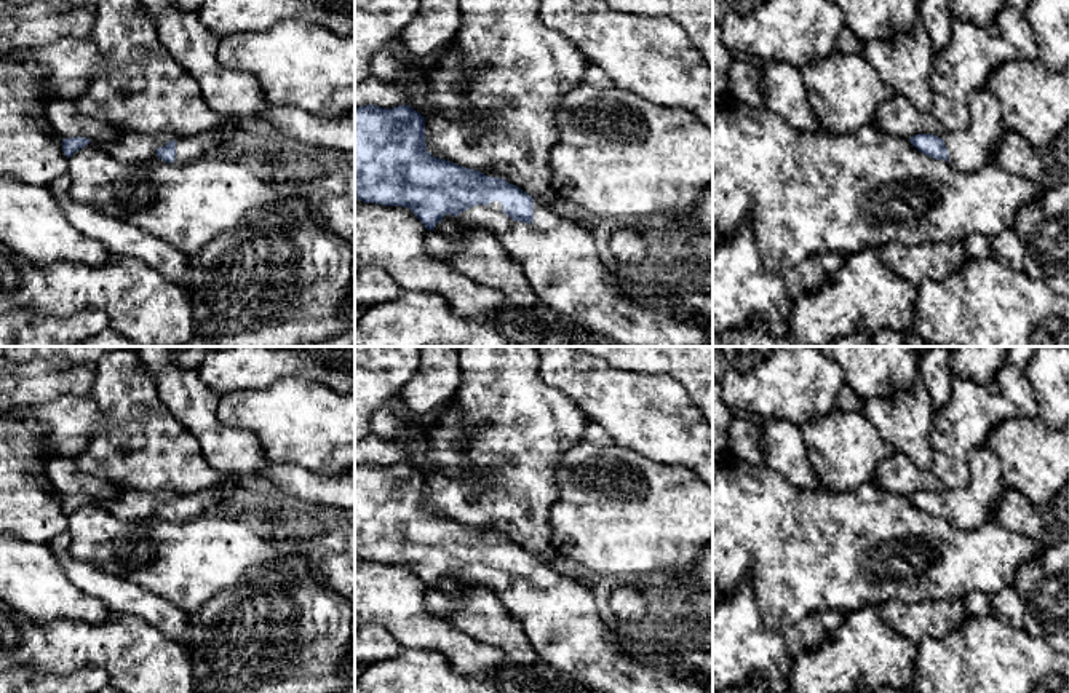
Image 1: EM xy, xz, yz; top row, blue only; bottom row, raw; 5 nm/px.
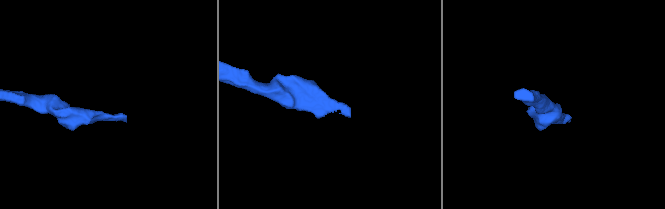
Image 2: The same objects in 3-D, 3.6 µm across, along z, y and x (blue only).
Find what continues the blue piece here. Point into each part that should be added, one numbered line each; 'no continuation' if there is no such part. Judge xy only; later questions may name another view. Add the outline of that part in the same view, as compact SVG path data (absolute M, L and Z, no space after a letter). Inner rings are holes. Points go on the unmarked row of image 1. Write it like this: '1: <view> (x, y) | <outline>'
1: xy (128, 505) | M227 482L222 489L205 490L198 495L121 492L118 497L99 503L118 519L134 521L161 517L157 514L157 506L165 505L169 498L176 500L176 517L173 522L185 522L209 511L214 505L235 505L238 487L236 482Z

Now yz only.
1: yz (970, 506) | M980 446L970 452L972 482L962 489L943 493L948 506L948 524L970 530L989 524L995 501L1007 490L1000 476L997 457Z

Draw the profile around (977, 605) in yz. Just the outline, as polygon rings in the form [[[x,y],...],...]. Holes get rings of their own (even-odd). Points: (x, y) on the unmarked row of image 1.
[[[978,591],[970,592],[964,600],[965,620],[983,618],[991,613],[991,599]]]

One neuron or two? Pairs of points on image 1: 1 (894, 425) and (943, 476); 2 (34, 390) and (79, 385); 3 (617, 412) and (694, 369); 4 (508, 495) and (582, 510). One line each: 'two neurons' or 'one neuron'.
1: two neurons
2: one neuron
3: two neurons
4: two neurons

